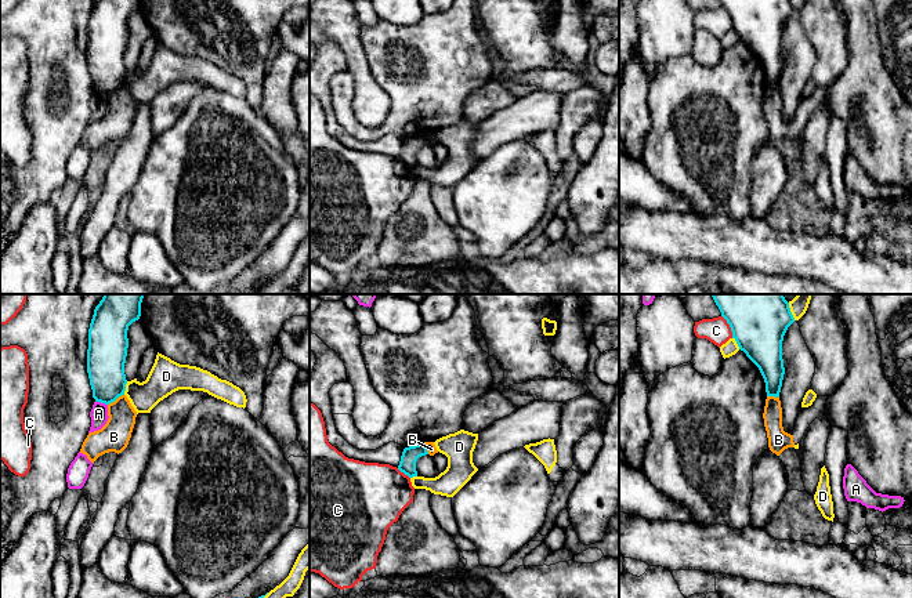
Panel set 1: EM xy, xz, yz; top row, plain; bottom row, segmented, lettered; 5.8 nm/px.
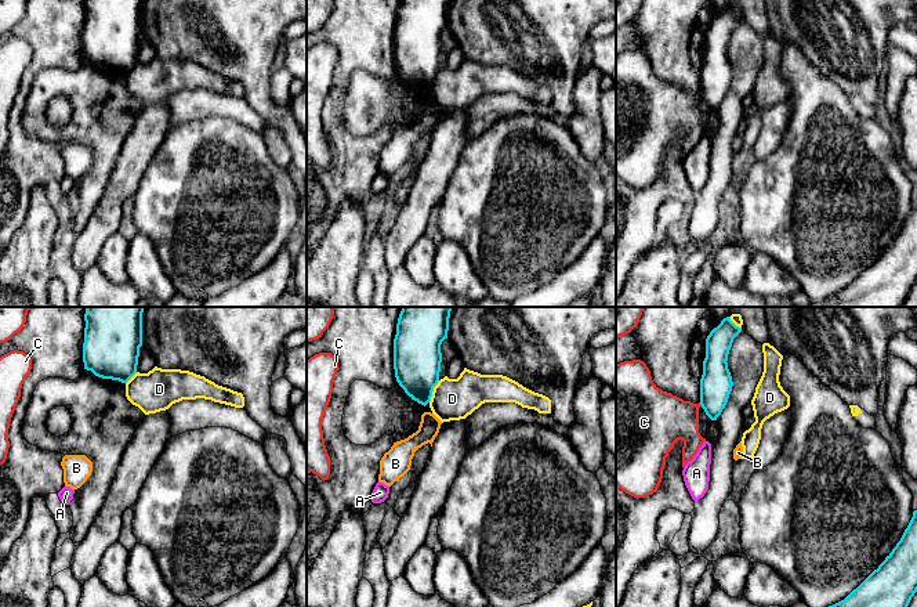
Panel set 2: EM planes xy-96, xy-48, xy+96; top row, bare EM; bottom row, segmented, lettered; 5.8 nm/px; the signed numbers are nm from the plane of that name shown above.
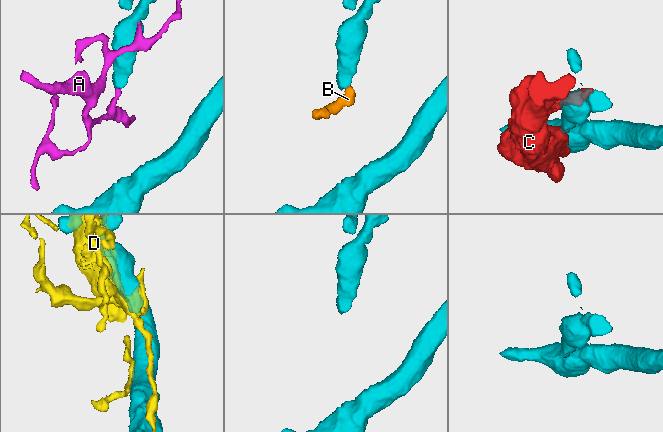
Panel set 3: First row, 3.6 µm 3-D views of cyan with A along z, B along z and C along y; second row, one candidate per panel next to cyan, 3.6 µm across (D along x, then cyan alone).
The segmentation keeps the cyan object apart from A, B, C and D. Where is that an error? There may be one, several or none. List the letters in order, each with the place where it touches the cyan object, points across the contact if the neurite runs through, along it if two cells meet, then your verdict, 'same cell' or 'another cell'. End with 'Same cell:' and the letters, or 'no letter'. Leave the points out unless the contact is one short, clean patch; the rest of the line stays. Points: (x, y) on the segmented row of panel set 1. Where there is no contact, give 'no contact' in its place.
A: contact xy (101, 402); another cell
B: contact xy (115, 399); border xy (123, 394), (108, 405); another cell
C: contact yz (730, 326); another cell
D: contact xy (125, 388); another cell
Same cell: no letter

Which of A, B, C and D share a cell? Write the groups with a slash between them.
A / B / C / D

